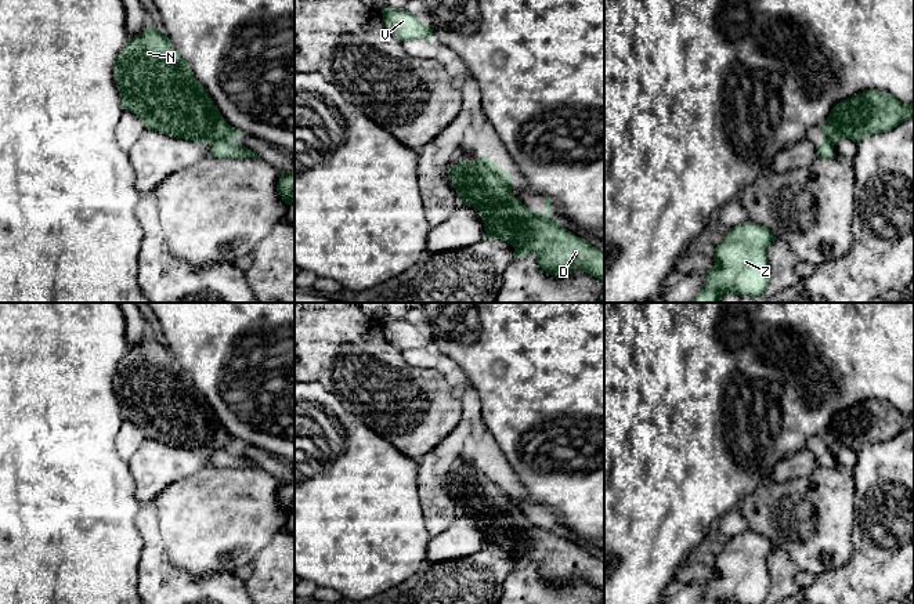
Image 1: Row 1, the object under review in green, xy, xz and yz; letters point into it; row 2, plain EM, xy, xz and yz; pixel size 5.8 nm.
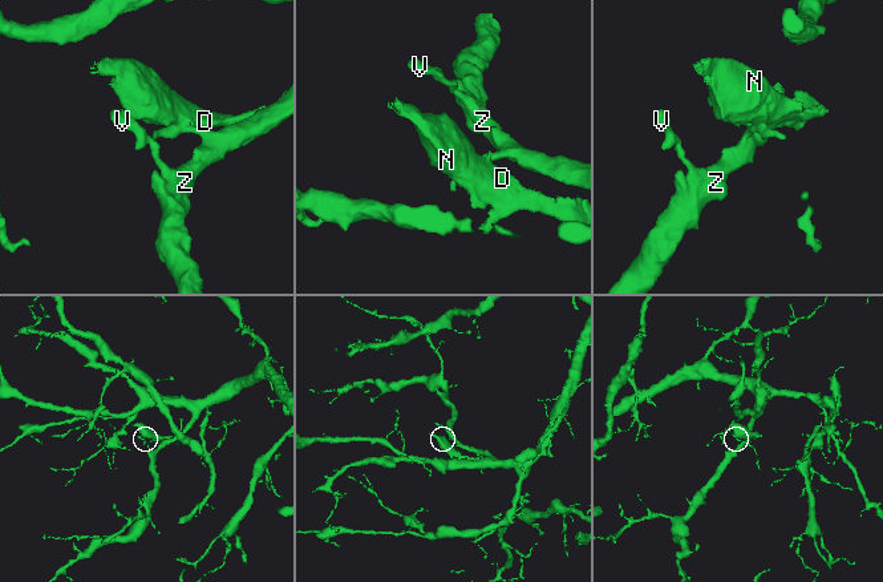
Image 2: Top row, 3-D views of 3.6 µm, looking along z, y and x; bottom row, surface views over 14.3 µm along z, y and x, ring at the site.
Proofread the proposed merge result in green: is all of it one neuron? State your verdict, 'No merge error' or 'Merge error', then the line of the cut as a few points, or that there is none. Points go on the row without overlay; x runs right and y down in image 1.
Merge error. Split along xz (530, 521), (553, 531)

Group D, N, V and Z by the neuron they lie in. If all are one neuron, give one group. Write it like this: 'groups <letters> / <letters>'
groups D N / V Z

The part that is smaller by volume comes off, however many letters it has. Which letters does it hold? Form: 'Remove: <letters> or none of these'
Remove: D, N

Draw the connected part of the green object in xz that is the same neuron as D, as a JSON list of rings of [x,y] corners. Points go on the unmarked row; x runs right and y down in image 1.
[[[488,466],[460,469],[448,478],[448,487],[462,514],[480,521],[485,534],[484,549],[510,553],[513,569],[537,564],[538,575],[550,585],[579,578],[604,594],[604,563],[559,532],[535,527],[513,506],[512,487]]]

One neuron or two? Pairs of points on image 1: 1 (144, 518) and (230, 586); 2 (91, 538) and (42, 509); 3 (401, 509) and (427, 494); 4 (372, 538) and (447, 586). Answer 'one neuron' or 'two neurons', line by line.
1: one neuron
2: one neuron
3: two neurons
4: two neurons

